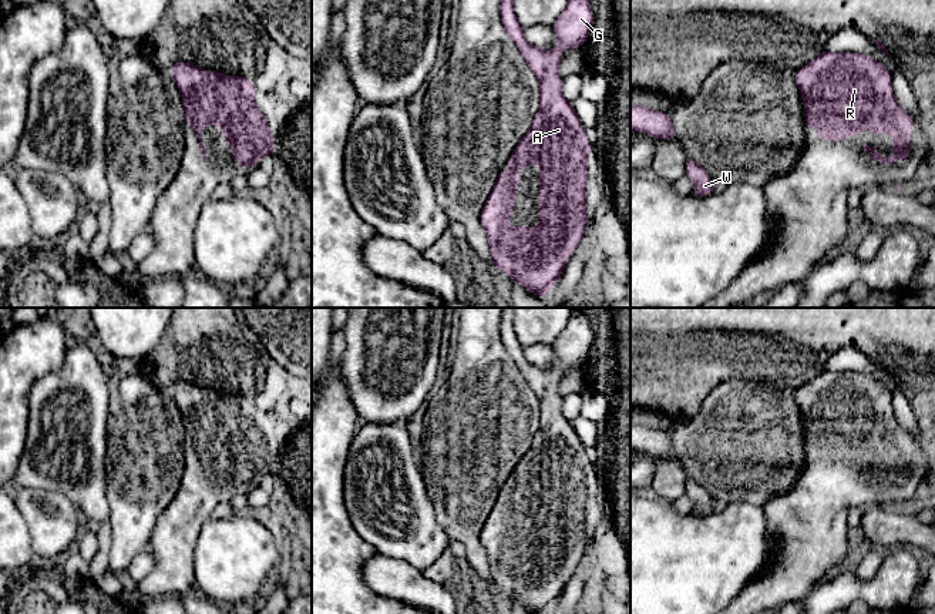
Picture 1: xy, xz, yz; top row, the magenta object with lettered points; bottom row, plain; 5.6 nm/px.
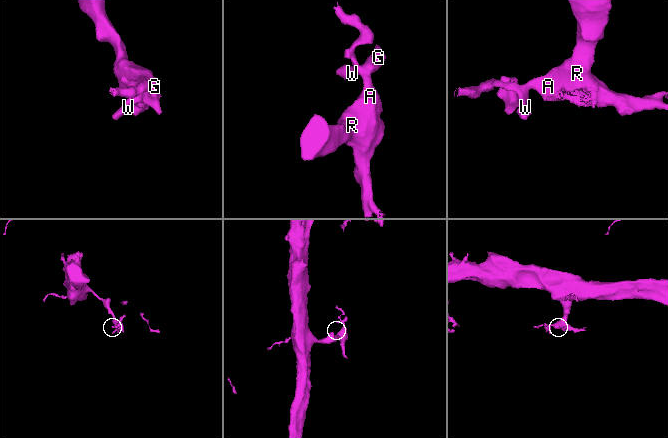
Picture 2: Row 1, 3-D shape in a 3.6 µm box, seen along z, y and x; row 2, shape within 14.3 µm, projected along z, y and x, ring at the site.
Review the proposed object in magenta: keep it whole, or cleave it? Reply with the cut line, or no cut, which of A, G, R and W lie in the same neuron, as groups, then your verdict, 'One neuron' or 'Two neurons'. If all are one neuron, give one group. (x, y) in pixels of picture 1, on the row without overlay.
No split. Groups: A G R W. One neuron

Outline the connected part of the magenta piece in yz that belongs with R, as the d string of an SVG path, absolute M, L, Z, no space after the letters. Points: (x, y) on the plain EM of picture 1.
M824 369L818 376L794 392L794 399L801 412L803 425L807 432L804 444L814 446L823 462L831 459L844 462L855 454L860 459L864 446L871 453L892 454L892 477L885 477L874 466L861 463L872 473L872 483L879 480L884 486L894 480L904 483L911 472L911 447L915 443L914 435L905 432L894 413L891 393L870 373L862 372L833 372Z

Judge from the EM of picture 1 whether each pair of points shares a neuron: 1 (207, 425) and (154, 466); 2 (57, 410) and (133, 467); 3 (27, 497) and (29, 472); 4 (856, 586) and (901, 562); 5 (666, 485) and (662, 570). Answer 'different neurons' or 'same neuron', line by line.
1: different neurons
2: different neurons
3: different neurons
4: same neuron
5: different neurons

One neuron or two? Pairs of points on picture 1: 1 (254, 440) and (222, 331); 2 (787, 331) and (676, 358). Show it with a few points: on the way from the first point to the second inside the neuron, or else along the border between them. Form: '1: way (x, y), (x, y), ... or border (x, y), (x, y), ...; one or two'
1: border (208, 388), (229, 395), (242, 395), (252, 401); two
2: way (760, 336), (703, 336); one

